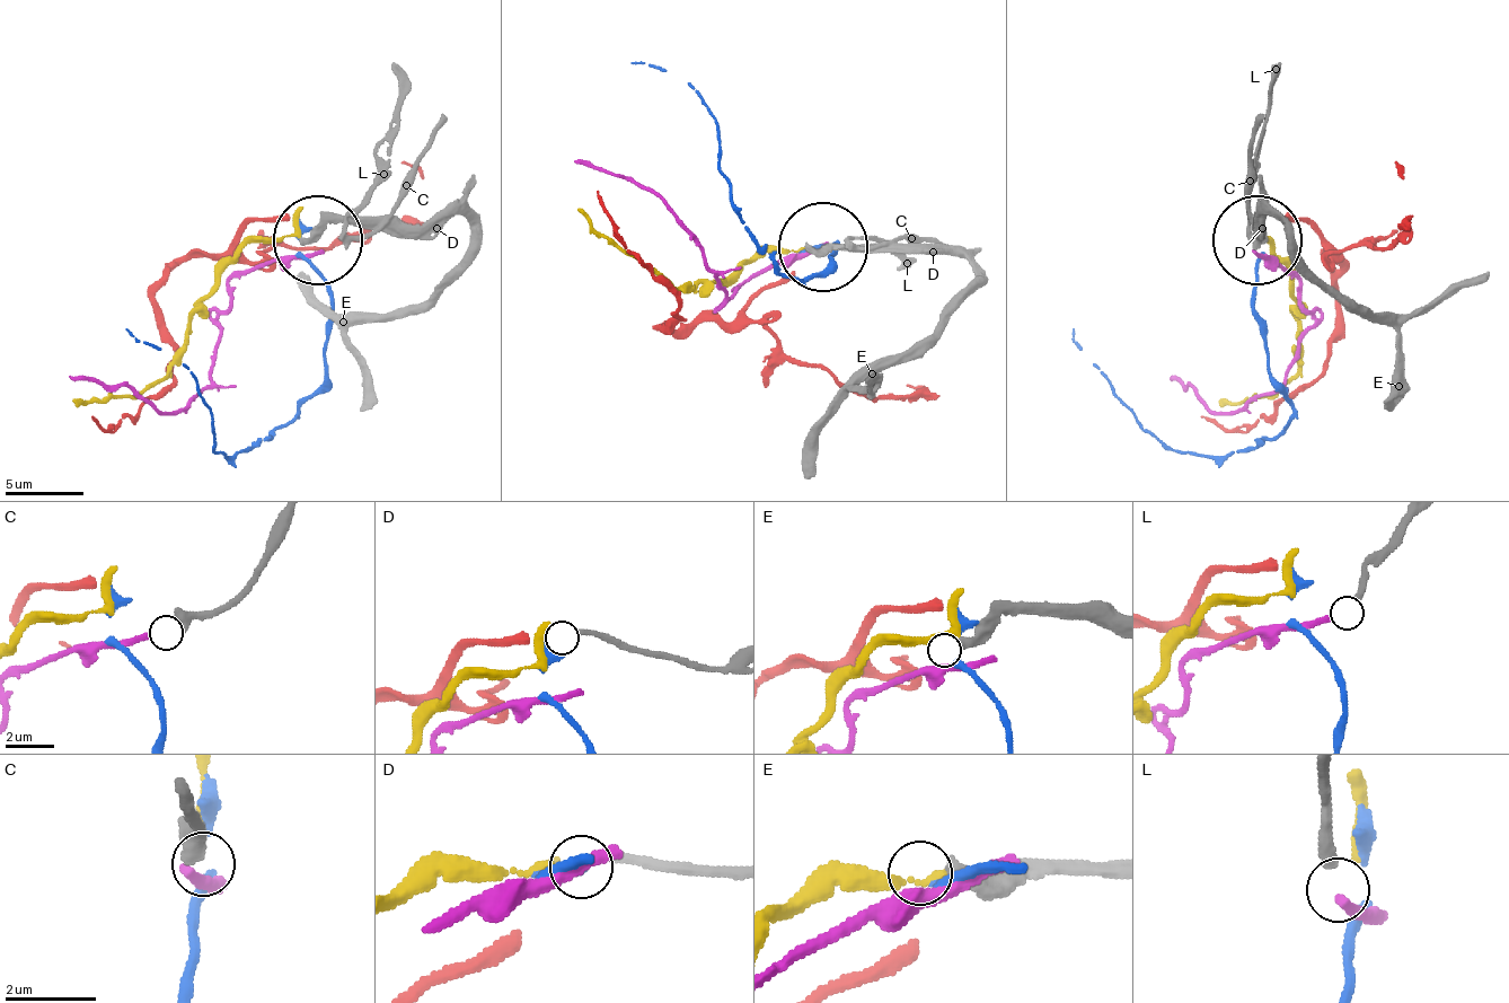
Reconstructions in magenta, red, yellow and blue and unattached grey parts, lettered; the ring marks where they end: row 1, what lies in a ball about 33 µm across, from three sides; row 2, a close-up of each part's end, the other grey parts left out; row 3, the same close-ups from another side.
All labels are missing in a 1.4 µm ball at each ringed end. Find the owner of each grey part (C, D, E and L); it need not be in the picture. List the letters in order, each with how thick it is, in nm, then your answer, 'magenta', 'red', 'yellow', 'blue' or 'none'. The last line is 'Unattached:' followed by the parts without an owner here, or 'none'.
C: 480 nm thick; none
D: 200 nm thick; blue
E: 360 nm thick; none
L: 280 nm thick; magenta
Unattached: C, E

